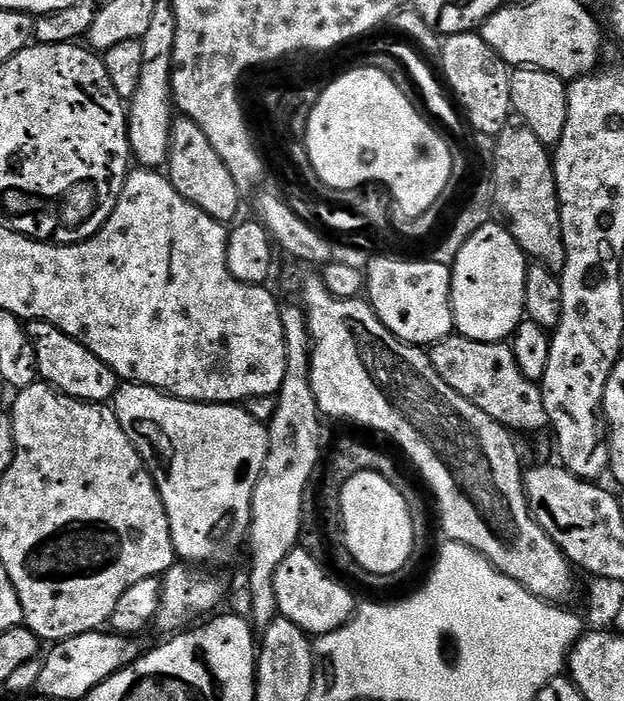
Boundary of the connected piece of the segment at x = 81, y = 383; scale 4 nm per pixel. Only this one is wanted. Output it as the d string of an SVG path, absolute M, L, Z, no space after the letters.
M29 323L28 333L34 342L36 370L43 383L51 384L57 392L63 392L75 400L87 400L89 404L107 405L115 397L118 387L116 372L110 370L110 366L106 366L102 358L82 346L82 342L62 334L62 330L58 330L53 324Z

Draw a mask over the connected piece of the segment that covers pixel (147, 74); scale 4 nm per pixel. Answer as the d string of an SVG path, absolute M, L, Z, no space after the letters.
M157 3L150 30L144 35L142 58L142 82L134 98L127 105L128 141L132 147L132 156L139 167L160 170L167 165L174 119L174 101L172 99L172 47L176 41L176 18L171 3Z

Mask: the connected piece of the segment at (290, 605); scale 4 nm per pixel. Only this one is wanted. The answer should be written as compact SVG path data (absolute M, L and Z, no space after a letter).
M297 546L290 554L286 554L274 578L274 594L278 598L279 615L283 619L294 622L303 632L316 638L347 624L358 607L358 600L352 597L351 590L343 588L338 581L331 580L324 573L324 566L321 561L314 559L303 546Z

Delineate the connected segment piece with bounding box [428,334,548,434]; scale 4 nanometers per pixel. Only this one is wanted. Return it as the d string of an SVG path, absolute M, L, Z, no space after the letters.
M453 334L431 345L428 357L434 370L438 370L438 378L442 378L450 390L462 394L466 402L474 402L482 414L494 418L494 422L503 428L516 434L540 432L548 428L548 415L546 406L542 406L539 383L522 374L511 343L478 342Z

